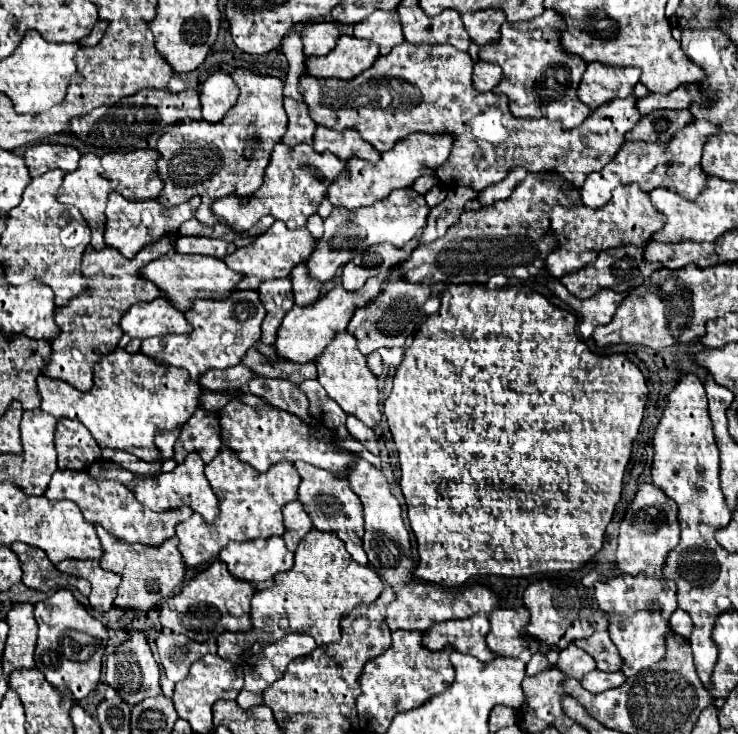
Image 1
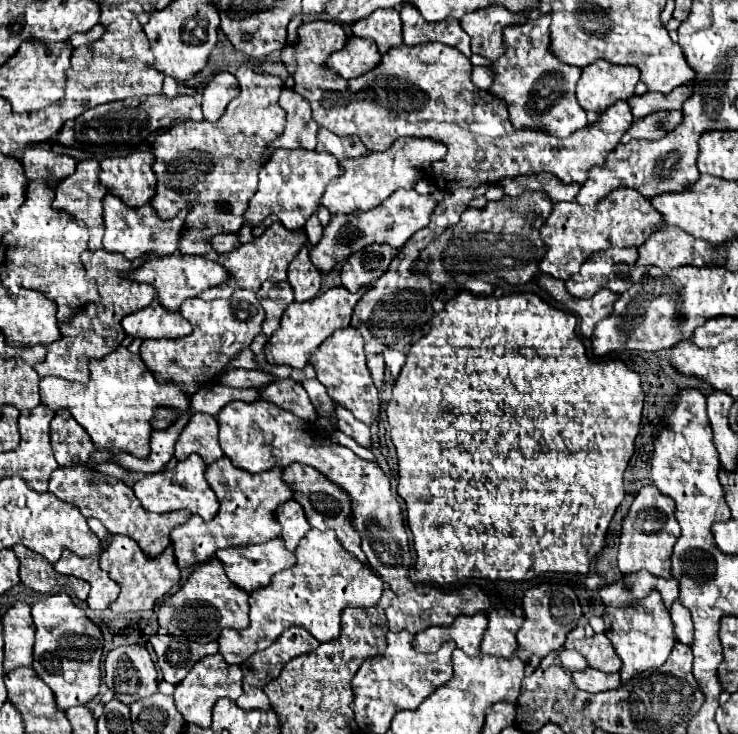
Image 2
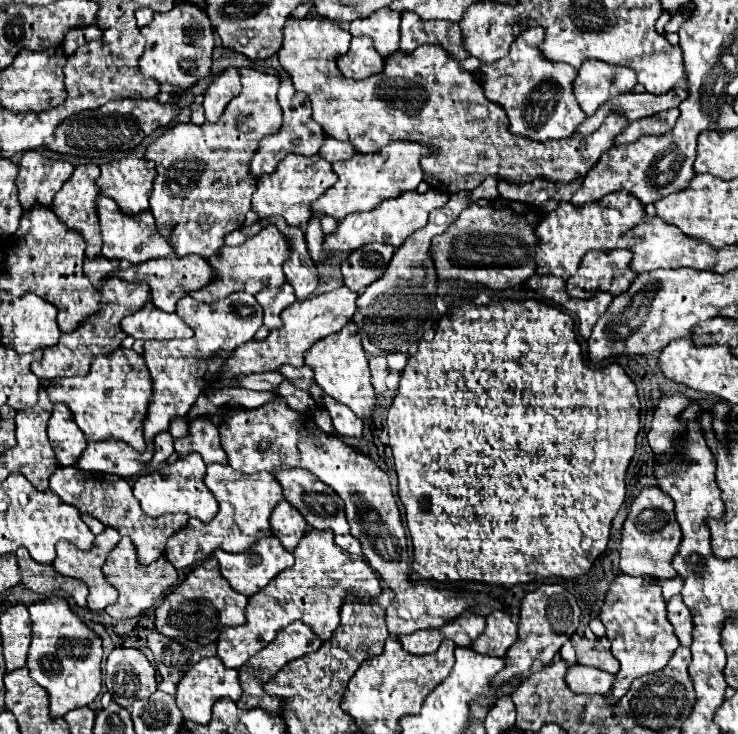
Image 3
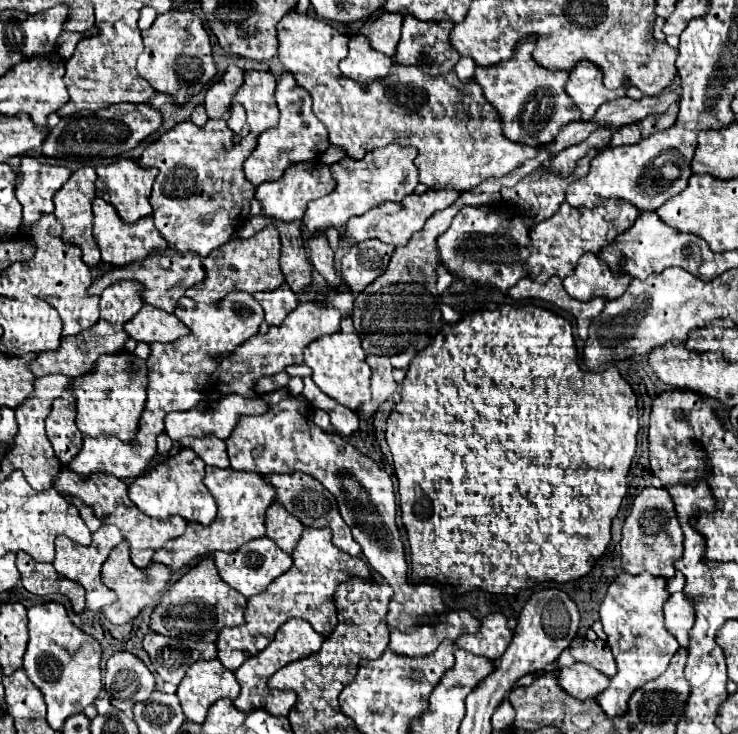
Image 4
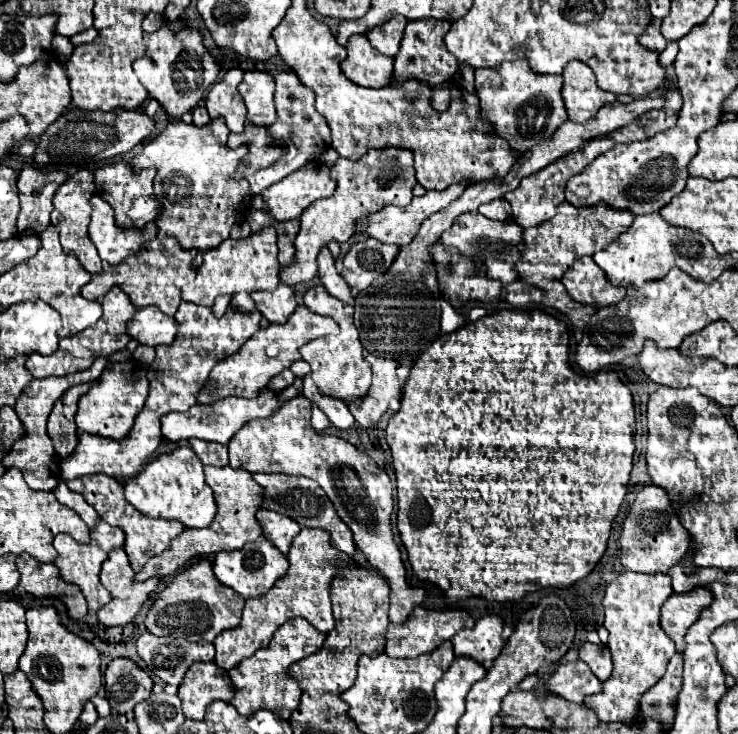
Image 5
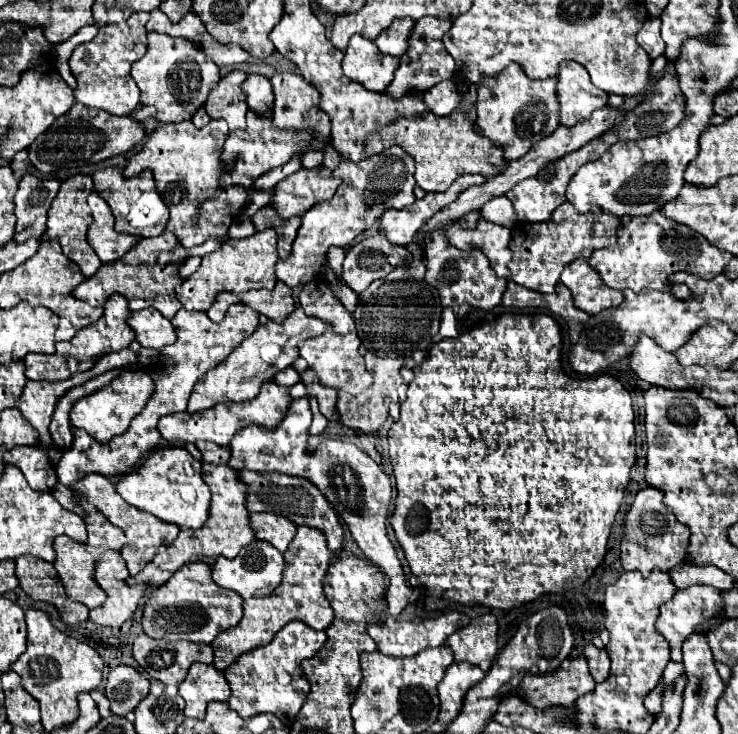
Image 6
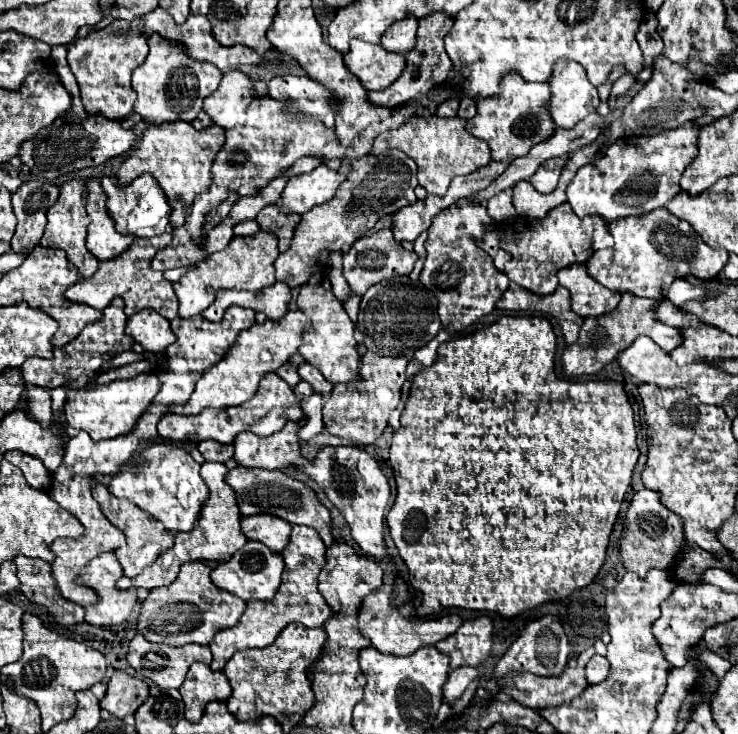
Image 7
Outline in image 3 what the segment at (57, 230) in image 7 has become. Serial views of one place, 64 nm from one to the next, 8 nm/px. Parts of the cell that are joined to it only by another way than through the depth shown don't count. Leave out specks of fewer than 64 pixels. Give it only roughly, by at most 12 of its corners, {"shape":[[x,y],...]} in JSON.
{"shape":[[96,164],[78,166],[52,212],[80,232],[86,258],[100,256]]}

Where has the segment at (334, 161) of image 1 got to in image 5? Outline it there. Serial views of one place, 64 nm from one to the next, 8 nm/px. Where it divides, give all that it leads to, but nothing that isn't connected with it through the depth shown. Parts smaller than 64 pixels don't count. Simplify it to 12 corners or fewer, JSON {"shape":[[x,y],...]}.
{"shape":[[308,162],[262,192],[276,220],[332,196],[326,164]]}

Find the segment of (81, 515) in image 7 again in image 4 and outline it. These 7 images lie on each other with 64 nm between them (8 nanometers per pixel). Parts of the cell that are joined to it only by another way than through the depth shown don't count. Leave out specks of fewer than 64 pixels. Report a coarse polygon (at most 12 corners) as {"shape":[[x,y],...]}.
{"shape":[[100,526],[90,546],[56,538],[54,568],[86,590],[86,608],[116,602],[100,580],[120,528]]}

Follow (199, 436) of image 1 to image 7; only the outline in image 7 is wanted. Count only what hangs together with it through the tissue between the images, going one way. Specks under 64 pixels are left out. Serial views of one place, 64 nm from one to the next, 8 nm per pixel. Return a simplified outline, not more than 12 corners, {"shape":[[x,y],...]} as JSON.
{"shape":[[214,440],[198,444],[206,462],[226,462],[232,458],[232,444]]}

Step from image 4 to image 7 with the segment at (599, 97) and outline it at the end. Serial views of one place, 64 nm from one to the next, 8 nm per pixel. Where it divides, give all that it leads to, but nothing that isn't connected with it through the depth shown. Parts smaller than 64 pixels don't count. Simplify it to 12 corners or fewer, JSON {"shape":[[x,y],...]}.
{"shape":[[558,60],[548,84],[548,112],[574,128],[600,104],[584,68]]}

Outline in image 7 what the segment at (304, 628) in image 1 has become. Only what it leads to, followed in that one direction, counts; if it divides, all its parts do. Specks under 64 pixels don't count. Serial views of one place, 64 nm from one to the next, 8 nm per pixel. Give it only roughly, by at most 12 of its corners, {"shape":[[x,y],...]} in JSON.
{"shape":[[296,526],[282,550],[282,584],[248,602],[238,624],[208,644],[212,670],[234,652],[266,648],[290,622],[322,626],[326,546]]}

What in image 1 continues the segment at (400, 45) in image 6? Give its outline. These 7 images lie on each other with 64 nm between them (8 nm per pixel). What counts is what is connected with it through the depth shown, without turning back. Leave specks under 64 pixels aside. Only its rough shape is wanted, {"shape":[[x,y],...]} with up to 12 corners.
{"shape":[[398,12],[370,14],[354,36],[376,42],[380,54],[404,42]]}

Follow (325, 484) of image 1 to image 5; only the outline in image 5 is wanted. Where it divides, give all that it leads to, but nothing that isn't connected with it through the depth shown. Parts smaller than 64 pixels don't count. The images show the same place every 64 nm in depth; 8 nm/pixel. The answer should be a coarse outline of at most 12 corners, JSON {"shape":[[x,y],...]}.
{"shape":[[252,474],[264,510],[330,532],[354,554],[352,532],[320,486],[304,476]]}

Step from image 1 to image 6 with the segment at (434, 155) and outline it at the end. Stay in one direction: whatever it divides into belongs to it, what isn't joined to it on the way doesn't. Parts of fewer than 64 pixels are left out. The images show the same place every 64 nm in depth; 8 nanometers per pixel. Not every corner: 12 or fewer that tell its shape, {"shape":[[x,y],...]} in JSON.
{"shape":[[392,146],[342,160],[278,260],[290,288],[322,270],[388,208],[414,204],[414,160]]}

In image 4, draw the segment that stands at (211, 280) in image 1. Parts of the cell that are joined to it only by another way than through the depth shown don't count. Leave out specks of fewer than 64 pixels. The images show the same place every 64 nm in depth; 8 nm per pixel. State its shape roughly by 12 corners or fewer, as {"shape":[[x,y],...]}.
{"shape":[[174,248],[140,264],[110,268],[88,294],[116,280],[144,286],[140,298],[174,312],[186,288],[204,280],[200,256]]}

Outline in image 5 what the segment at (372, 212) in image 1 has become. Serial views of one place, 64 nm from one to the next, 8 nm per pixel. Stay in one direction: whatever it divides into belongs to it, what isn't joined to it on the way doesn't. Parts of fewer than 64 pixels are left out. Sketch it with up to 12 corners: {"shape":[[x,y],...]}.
{"shape":[[468,180],[428,190],[406,208],[386,206],[358,232],[406,246],[420,224],[464,192]]}

